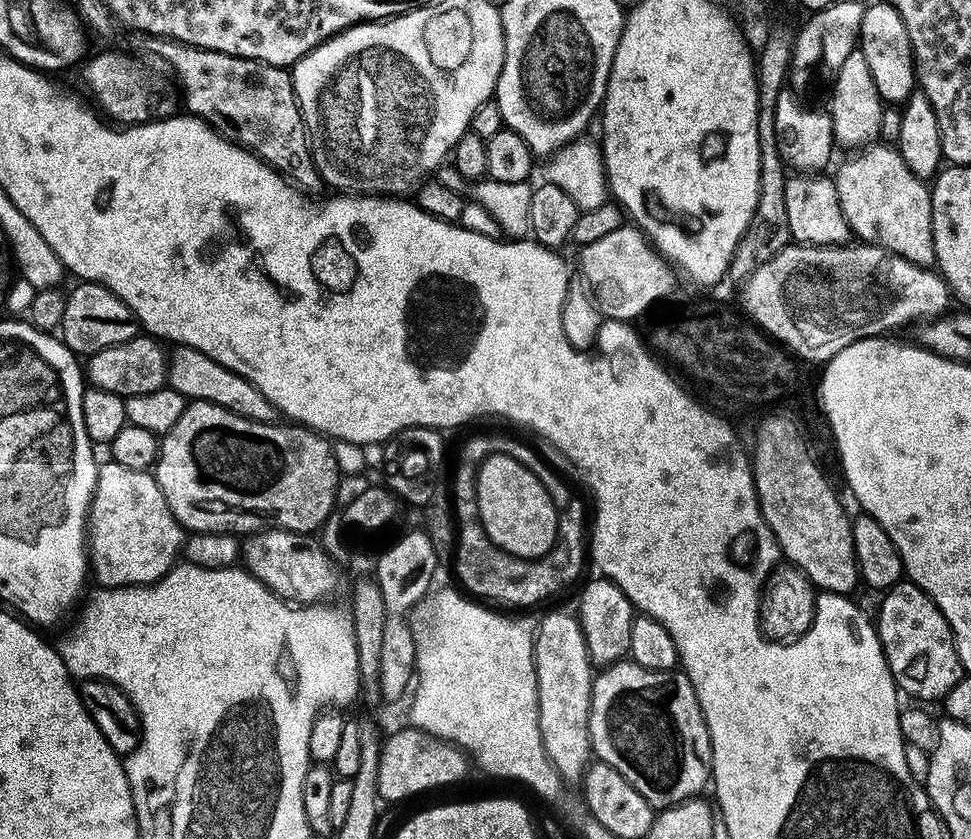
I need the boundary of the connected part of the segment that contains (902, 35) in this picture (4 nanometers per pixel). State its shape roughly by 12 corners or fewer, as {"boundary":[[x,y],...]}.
{"boundary":[[869,3],[858,48],[881,101],[903,105],[918,72],[898,10]]}

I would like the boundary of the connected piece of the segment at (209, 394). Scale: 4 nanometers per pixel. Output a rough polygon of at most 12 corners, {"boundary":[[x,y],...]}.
{"boundary":[[176,346],[167,387],[251,420],[272,403],[245,376],[193,348]]}

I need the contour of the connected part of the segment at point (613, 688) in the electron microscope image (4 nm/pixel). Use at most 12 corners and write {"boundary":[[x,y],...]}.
{"boundary":[[597,671],[588,729],[653,809],[699,797],[712,743],[690,678]]}

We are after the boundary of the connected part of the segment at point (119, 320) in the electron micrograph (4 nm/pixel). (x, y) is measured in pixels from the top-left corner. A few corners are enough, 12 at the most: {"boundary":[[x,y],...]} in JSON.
{"boundary":[[109,288],[68,292],[59,339],[87,358],[138,334]]}

